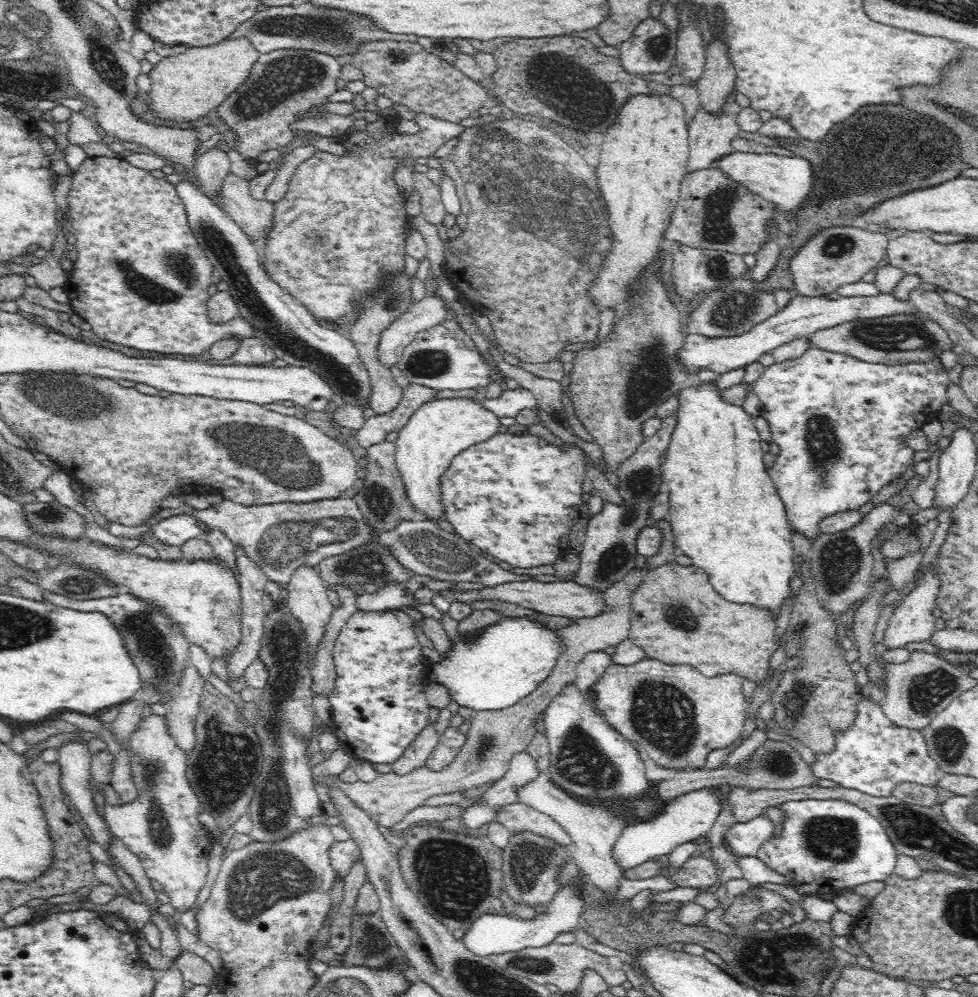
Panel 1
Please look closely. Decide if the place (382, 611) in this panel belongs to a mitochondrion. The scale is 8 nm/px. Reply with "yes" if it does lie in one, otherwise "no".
no

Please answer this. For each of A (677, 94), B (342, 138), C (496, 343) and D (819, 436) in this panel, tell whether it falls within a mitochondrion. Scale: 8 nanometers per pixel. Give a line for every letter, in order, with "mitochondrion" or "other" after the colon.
A: other
B: other
C: other
D: mitochondrion

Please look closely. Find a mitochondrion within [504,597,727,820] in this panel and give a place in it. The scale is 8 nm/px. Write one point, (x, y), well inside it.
(666, 717)

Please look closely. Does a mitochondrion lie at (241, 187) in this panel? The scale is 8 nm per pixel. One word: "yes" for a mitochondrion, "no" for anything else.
no

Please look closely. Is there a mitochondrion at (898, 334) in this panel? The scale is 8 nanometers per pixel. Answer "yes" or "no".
yes

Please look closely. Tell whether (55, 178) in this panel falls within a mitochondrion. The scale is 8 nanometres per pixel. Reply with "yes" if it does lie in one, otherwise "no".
no

